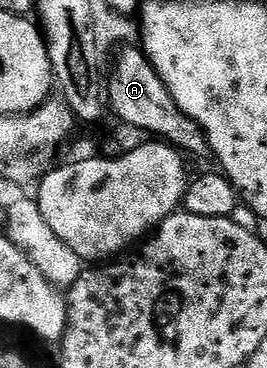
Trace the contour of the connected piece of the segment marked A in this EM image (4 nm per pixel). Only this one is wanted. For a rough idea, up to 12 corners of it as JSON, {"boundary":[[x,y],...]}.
{"boundary":[[117,49],[108,108],[130,128],[210,160],[204,130],[149,55]]}

